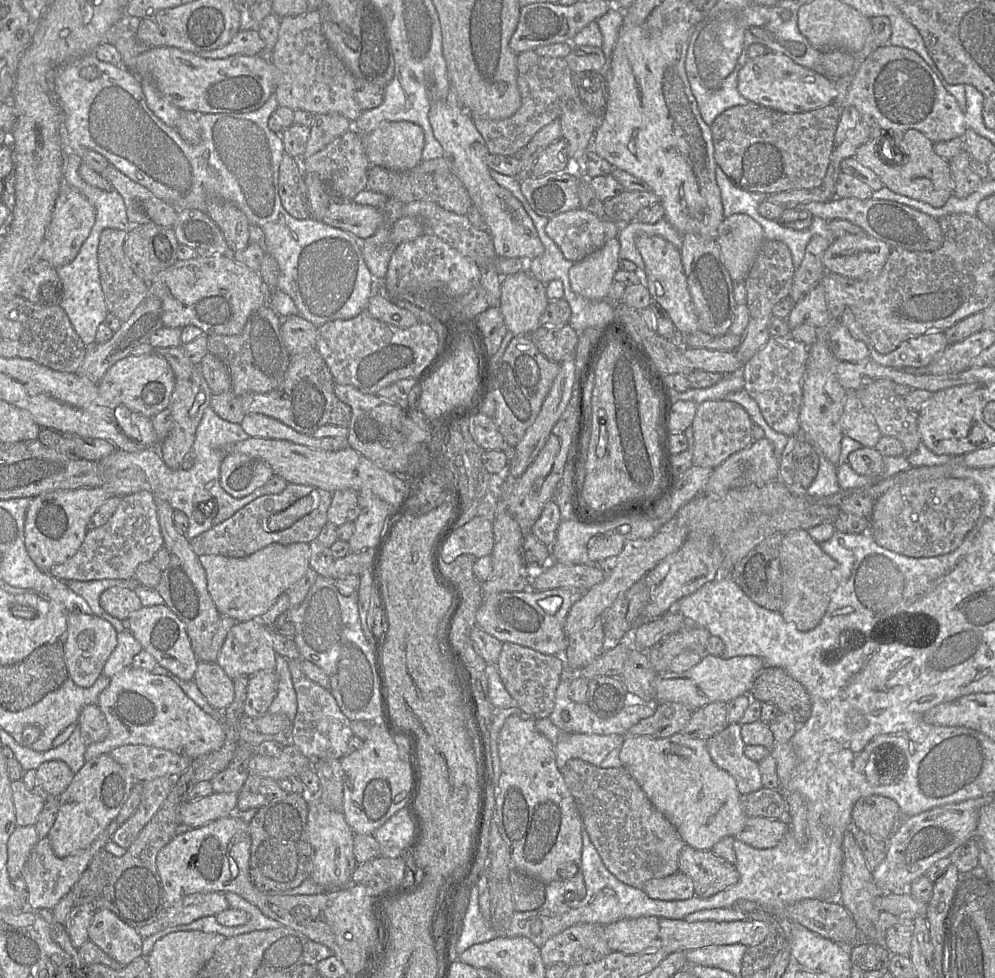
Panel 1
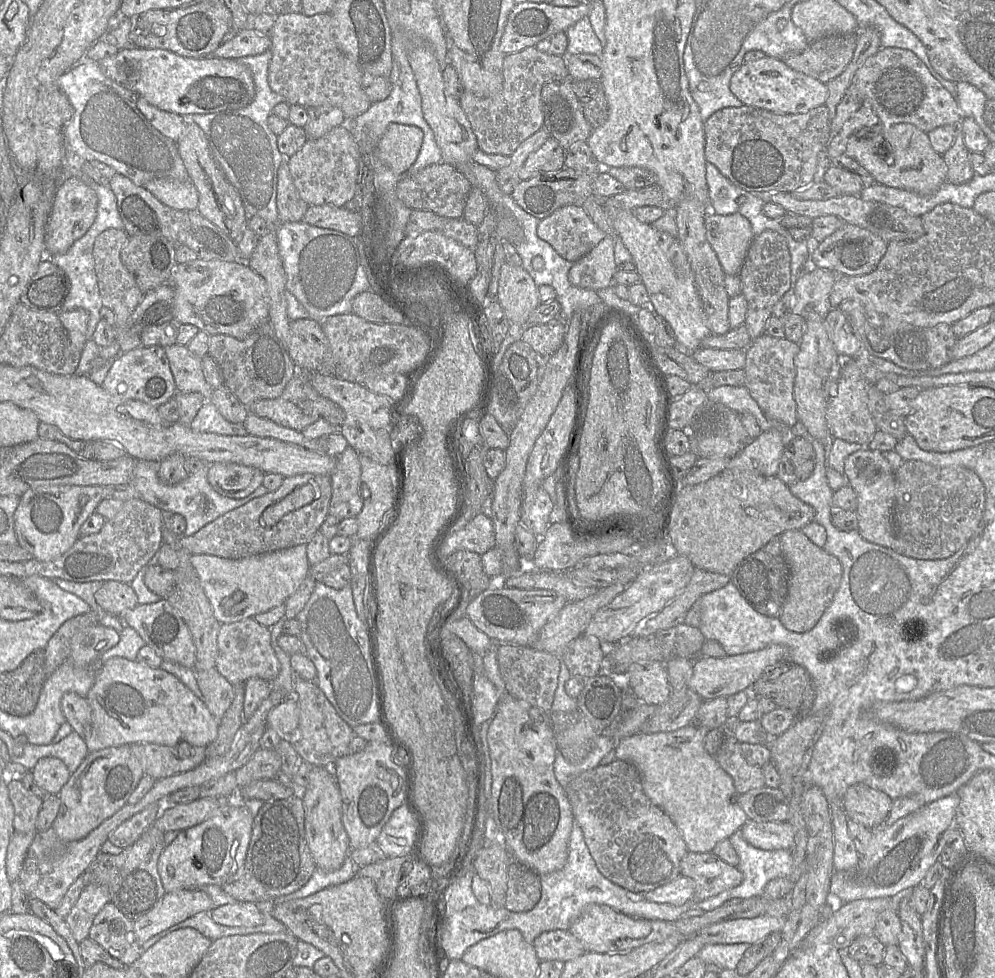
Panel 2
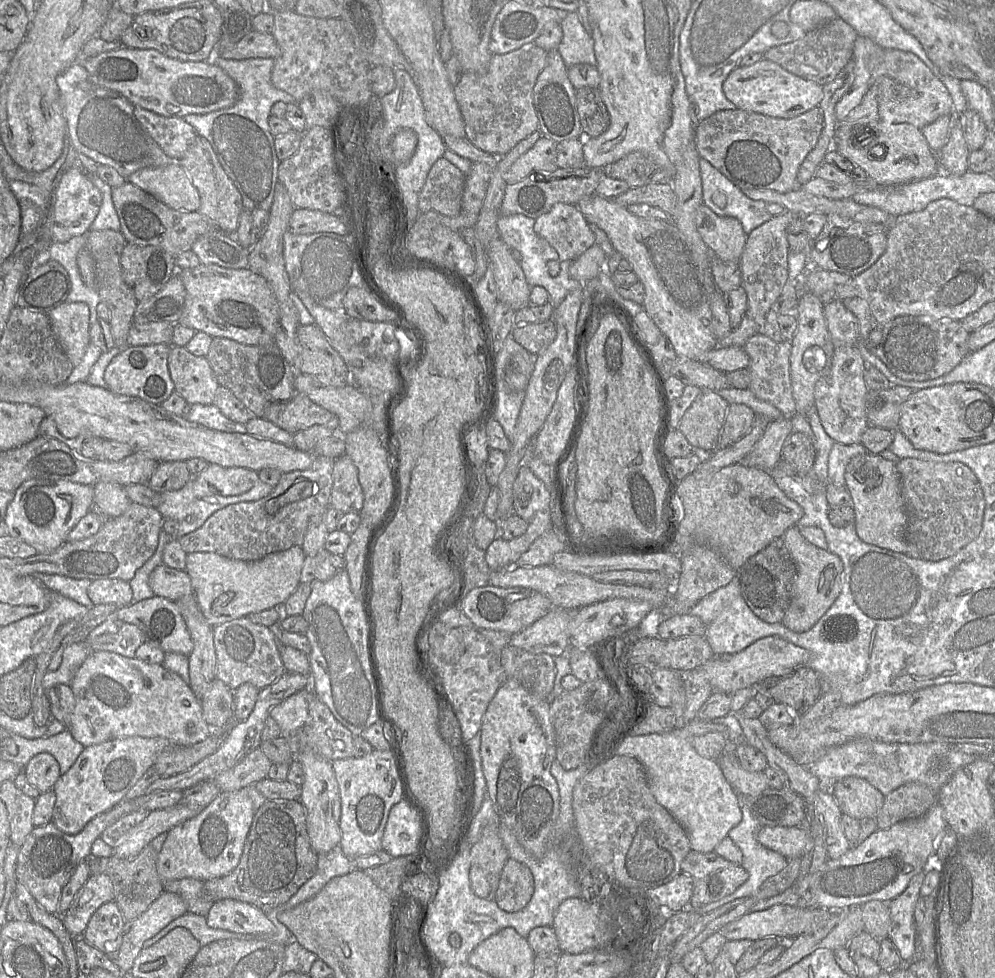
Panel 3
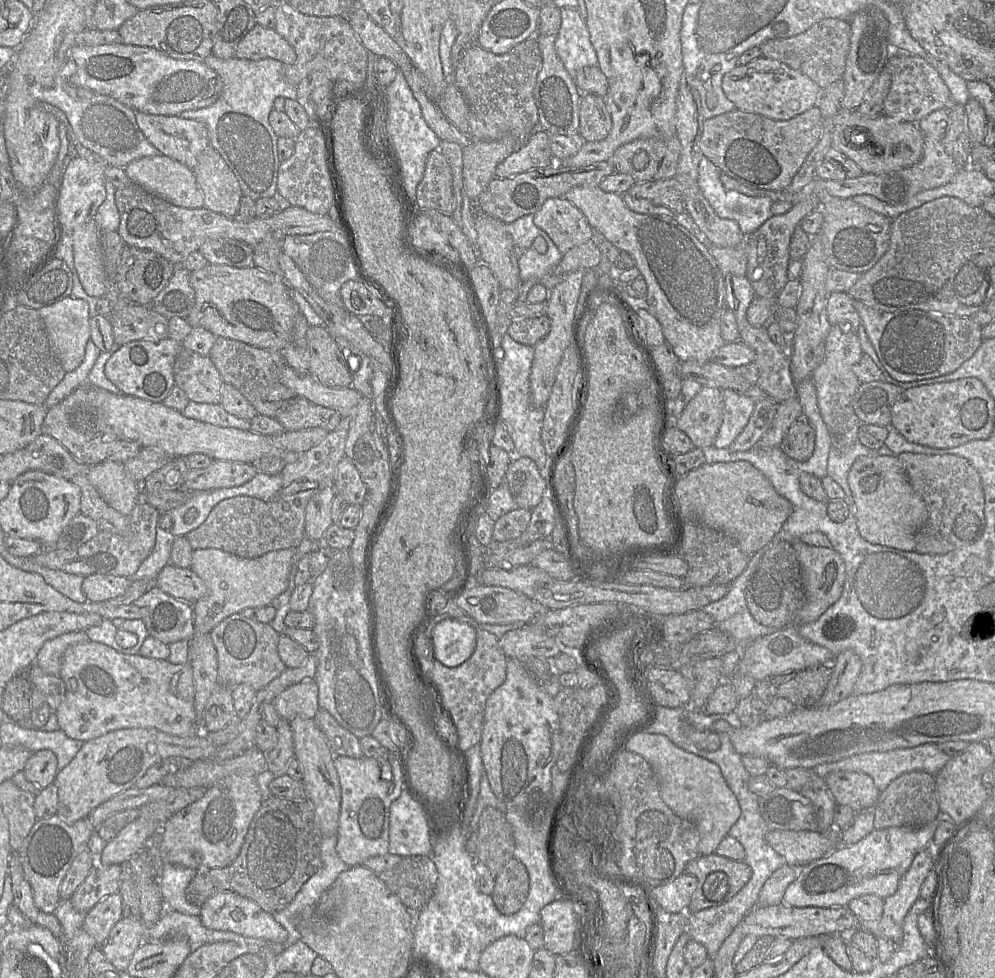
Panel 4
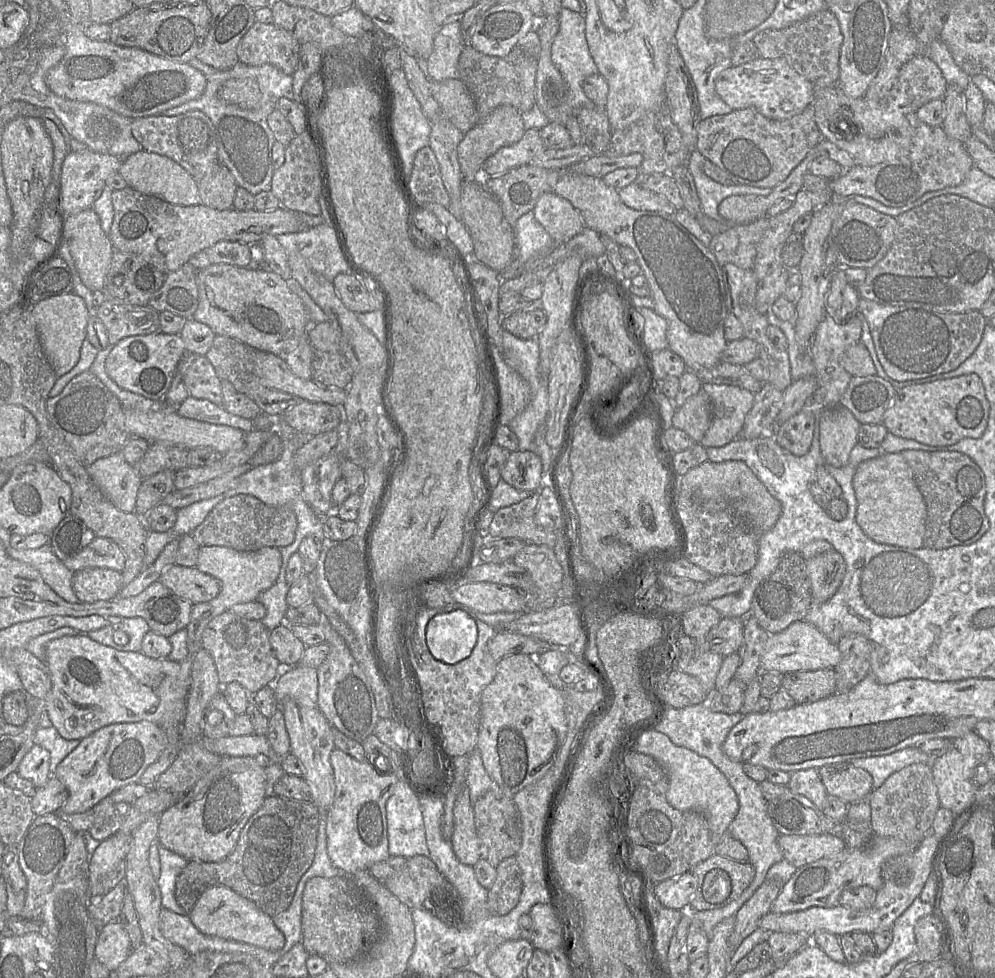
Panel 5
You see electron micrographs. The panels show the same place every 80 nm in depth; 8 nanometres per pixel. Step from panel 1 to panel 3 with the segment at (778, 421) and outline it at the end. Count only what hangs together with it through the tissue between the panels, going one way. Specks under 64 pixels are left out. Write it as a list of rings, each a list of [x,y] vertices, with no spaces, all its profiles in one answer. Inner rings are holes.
[[[761,332],[756,333],[744,344],[743,349],[749,357],[750,373],[749,389],[760,400],[776,407],[782,416],[791,419],[796,413],[790,378],[791,342],[784,340],[775,342]]]

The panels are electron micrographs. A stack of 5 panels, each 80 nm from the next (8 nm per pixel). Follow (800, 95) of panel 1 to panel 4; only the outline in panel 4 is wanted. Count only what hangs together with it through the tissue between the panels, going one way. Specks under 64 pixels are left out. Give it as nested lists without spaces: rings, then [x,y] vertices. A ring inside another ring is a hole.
[[[758,57],[724,75],[722,90],[736,109],[773,120],[790,120],[817,106],[822,89],[804,74],[777,60]]]

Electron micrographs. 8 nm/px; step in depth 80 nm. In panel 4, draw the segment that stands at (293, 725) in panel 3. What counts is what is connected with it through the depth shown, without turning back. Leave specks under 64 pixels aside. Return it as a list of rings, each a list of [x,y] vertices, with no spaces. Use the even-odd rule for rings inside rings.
[[[305,678],[285,689],[272,704],[279,716],[289,722],[297,717],[313,719],[319,710],[318,685],[314,678]]]

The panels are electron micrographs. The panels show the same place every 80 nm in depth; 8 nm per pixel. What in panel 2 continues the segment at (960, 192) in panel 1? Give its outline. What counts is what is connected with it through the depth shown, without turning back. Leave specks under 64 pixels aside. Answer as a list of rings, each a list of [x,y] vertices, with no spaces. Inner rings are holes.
[[[960,131],[957,132],[952,146],[942,155],[942,158],[947,167],[947,181],[953,184],[963,184],[974,177],[970,152]]]

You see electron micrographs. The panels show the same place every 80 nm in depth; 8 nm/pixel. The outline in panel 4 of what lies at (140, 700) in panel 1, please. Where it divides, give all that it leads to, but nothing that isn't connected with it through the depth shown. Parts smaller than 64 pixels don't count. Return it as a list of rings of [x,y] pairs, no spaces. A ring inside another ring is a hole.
[[[89,640],[66,649],[59,678],[65,683],[66,692],[55,715],[60,730],[71,739],[86,742],[108,732],[126,728],[155,728],[178,737],[208,733],[196,722],[195,684],[189,661],[172,664],[164,659],[123,654],[105,644]]]

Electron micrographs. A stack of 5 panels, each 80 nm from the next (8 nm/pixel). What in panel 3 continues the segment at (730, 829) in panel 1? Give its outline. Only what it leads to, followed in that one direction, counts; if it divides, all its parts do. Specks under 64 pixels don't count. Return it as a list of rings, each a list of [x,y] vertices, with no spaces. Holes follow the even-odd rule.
[[[695,718],[683,729],[667,733],[628,736],[621,741],[614,755],[636,758],[644,767],[651,793],[687,833],[691,851],[711,853],[742,820],[738,797],[725,778],[717,761],[701,757],[691,740],[709,732],[727,736],[728,729],[720,723]]]

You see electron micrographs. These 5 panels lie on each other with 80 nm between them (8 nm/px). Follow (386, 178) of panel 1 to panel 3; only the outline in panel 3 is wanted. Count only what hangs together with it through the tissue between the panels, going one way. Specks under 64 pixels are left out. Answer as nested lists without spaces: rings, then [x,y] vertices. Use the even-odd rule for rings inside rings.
[[[444,157],[431,166],[418,197],[420,213],[435,211],[454,217],[462,209],[465,175]]]

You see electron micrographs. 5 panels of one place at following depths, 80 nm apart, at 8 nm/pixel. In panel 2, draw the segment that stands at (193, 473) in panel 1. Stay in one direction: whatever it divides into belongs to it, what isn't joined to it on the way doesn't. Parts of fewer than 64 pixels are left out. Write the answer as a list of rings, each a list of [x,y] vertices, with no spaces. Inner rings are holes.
[[[206,401],[199,409],[190,427],[195,432],[225,436],[246,436],[248,434],[242,423],[228,422],[209,401]],[[136,460],[132,478],[128,484],[132,485],[139,493],[140,499],[160,509],[164,516],[171,514],[182,515],[185,520],[188,520],[188,530],[184,533],[184,536],[191,536],[218,517],[245,505],[254,499],[254,494],[257,492],[254,491],[244,499],[232,499],[218,494],[208,482],[208,466],[205,465],[204,468],[189,475],[185,480],[176,485],[166,485],[158,478],[159,462]],[[204,502],[214,504],[213,512],[209,513],[210,515],[207,517],[202,516],[202,505]]]

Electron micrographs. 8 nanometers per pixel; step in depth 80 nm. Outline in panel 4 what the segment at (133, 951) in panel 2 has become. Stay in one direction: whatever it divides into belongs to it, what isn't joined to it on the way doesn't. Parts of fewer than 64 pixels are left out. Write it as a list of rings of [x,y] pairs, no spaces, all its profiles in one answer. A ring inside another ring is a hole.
[[[117,892],[99,901],[85,914],[83,928],[95,939],[98,947],[101,947],[121,918],[123,918],[122,899]]]

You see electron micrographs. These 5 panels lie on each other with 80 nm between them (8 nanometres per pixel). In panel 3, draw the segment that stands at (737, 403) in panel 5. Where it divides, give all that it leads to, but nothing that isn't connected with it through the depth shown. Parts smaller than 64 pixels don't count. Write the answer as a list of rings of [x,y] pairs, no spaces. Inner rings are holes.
[[[729,404],[722,429],[720,431],[717,449],[724,449],[745,436],[751,429],[755,413],[743,404]]]

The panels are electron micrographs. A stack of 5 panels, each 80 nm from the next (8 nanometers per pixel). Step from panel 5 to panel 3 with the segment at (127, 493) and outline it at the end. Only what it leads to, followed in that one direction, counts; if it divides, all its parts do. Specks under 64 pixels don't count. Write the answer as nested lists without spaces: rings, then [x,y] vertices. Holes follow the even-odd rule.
[[[99,482],[93,485],[94,504],[96,510],[107,518],[122,515],[131,501],[124,487],[113,482]]]

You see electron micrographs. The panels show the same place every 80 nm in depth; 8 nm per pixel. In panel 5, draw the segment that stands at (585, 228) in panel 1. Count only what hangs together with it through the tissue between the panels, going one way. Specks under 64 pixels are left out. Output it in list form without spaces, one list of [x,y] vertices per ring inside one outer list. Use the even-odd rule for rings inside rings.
[[[554,192],[543,193],[533,212],[535,219],[555,244],[568,242],[586,227],[580,213],[571,202]]]

